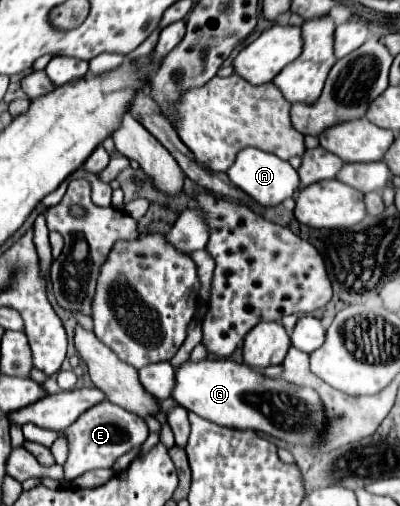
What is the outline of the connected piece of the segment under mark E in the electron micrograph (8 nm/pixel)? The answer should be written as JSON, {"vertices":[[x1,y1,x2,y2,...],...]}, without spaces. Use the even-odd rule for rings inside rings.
{"vertices":[[105,401,105,403,99,403,97,407,85,411,65,431,51,431,51,429,35,427,33,423,25,423,23,425,23,435,25,435,25,439,37,441,37,443,41,443,48,448,51,447,57,437,65,437,69,441,69,457,63,465,64,479,71,482,75,477,79,477,87,471,111,467,117,461,117,457,131,451,133,447,143,445,143,441,147,439,147,425,139,415,133,415,131,411,125,411,125,409]]}

